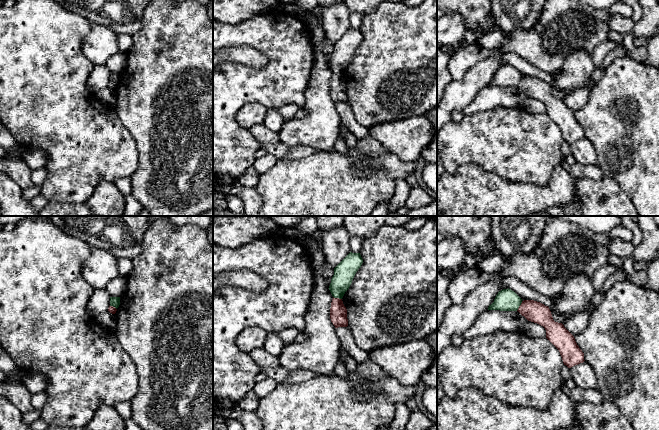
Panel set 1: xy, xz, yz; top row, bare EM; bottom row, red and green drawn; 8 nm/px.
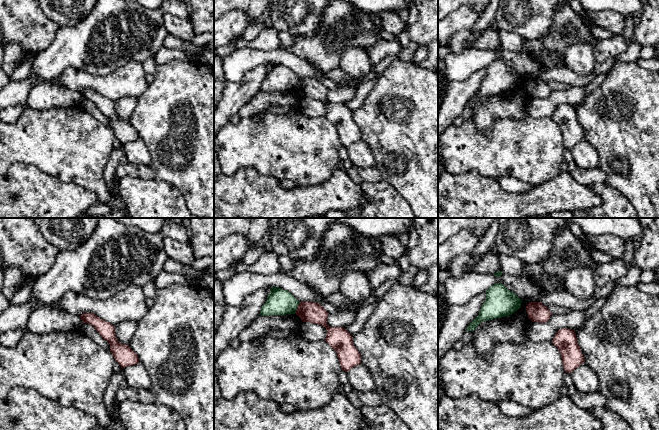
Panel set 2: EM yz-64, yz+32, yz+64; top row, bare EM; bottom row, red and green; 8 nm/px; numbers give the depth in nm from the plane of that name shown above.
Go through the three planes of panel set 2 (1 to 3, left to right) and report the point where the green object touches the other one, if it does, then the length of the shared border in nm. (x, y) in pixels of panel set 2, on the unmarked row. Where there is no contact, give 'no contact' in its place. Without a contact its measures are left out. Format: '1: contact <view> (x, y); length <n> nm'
1: no contact
2: contact yz+32 (297, 84); length 110 nm
3: no contact

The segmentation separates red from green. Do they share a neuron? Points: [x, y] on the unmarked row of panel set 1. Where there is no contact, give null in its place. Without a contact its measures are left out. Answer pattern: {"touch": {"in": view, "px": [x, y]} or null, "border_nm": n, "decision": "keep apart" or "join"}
{"touch": {"in": "yz", "px": [519, 82]}, "border_nm": 90, "decision": "join"}

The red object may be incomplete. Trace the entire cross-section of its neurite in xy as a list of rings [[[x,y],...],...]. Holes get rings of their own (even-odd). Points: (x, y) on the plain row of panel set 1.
[[[110,73],[110,82],[108,84],[108,87],[112,90],[115,90],[119,81],[120,73]]]

